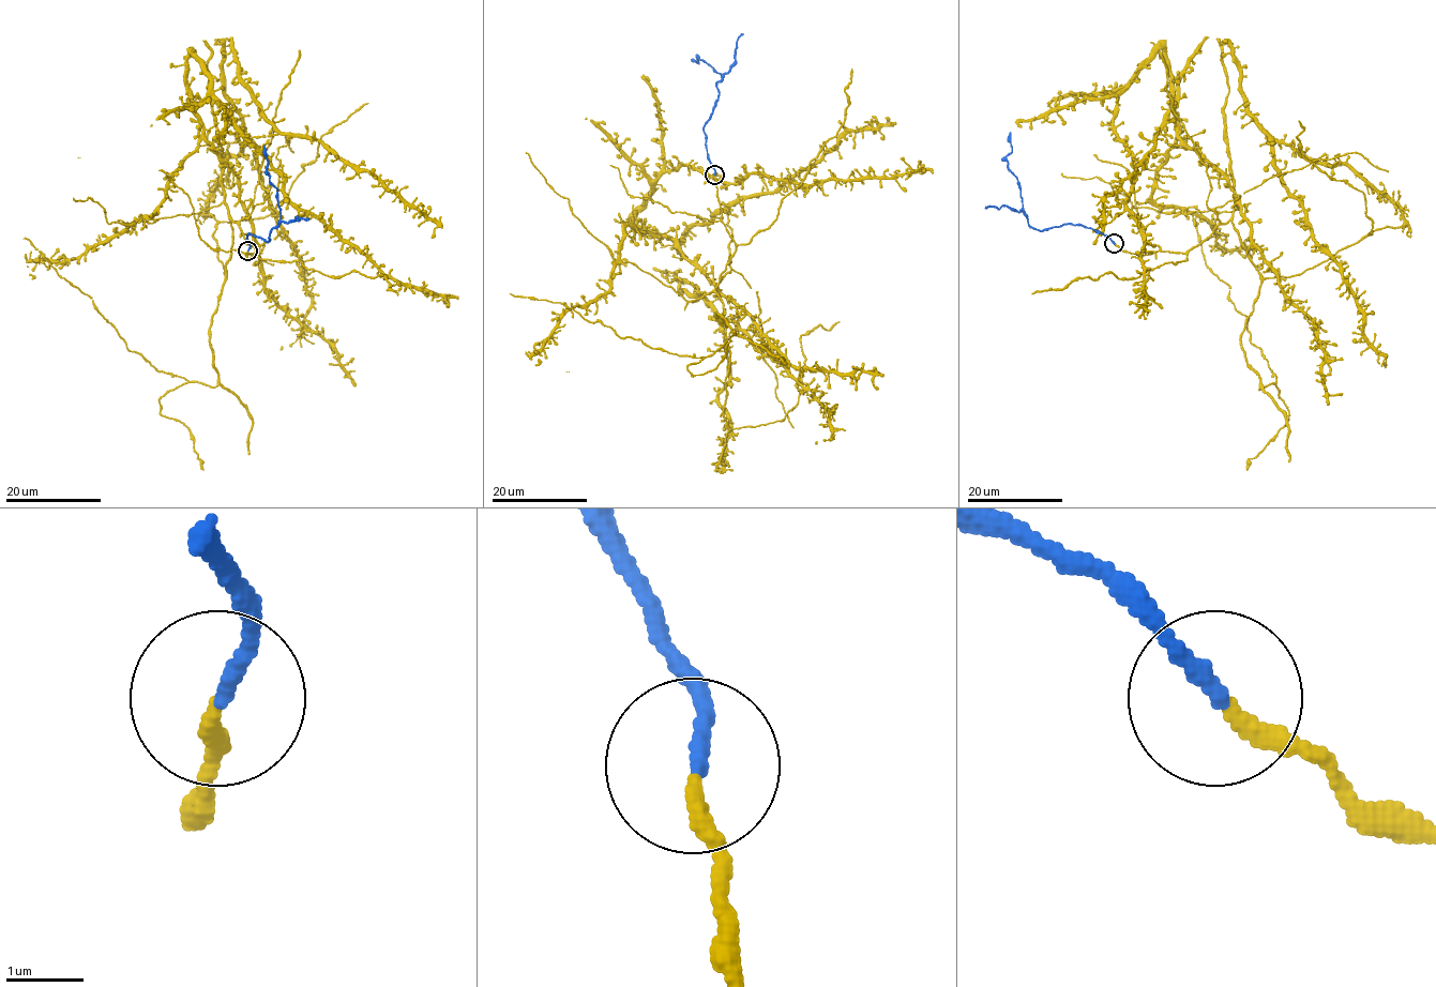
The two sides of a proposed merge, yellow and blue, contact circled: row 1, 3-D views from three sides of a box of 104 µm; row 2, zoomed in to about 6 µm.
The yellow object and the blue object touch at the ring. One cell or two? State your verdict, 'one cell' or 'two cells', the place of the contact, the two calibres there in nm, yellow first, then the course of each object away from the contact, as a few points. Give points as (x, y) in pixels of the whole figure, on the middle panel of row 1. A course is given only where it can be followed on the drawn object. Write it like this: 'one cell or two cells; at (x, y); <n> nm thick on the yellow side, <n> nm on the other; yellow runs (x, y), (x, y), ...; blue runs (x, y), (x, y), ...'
one cell; at (714, 175); 240 nm thick on the yellow side, 200 nm on the other; yellow runs (714, 175), (735, 253), (686, 301), (620, 255), (626, 226), (659, 237), (631, 218), (671, 169), (933, 173); blue runs (714, 175), (704, 125), (718, 99), (715, 85), (722, 75), (700, 59), (698, 62), (691, 61)

